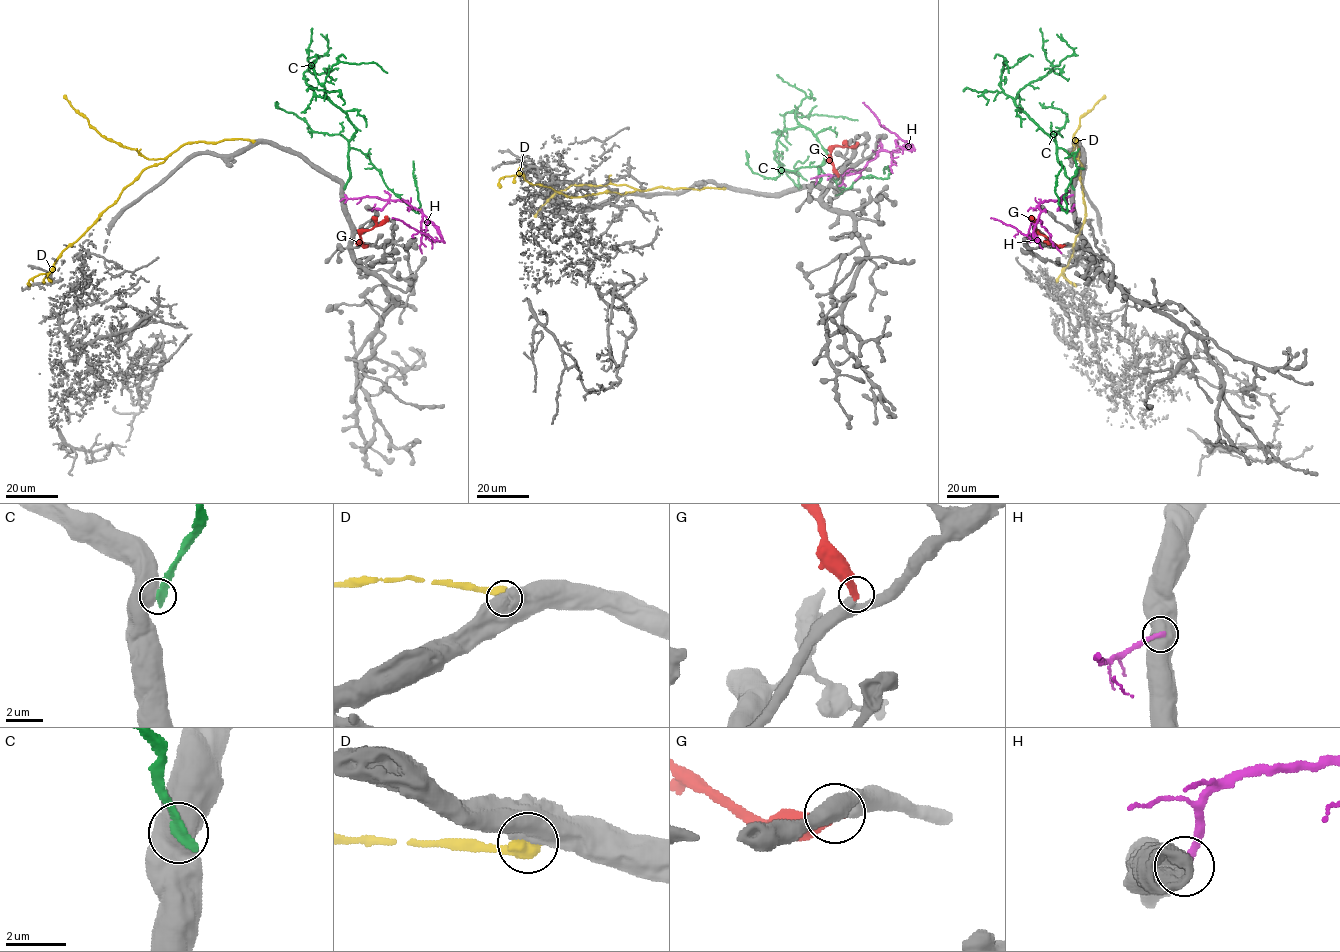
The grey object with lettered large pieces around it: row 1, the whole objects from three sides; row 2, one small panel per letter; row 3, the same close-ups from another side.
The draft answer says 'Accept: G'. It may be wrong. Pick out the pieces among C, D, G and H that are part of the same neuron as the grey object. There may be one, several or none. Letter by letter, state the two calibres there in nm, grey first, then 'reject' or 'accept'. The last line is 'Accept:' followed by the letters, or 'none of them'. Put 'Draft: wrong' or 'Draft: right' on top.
Draft: right
C: 800/380 nm | reject
D: 850/600 nm | reject
G: 400/420 nm | accept
H: 750/300 nm | reject
Accept: G

